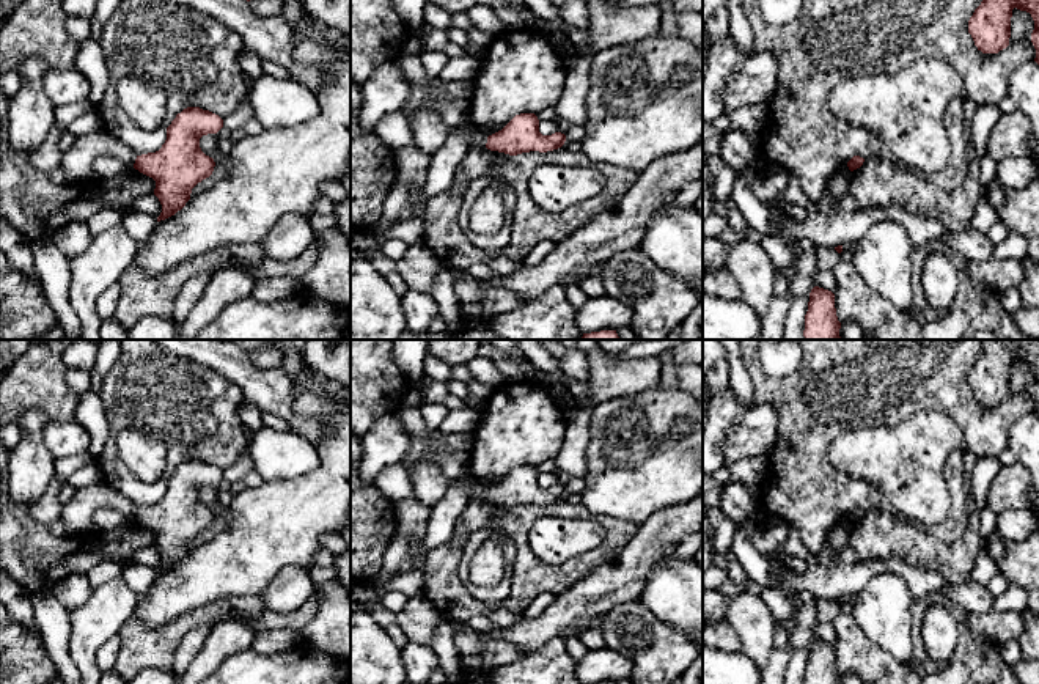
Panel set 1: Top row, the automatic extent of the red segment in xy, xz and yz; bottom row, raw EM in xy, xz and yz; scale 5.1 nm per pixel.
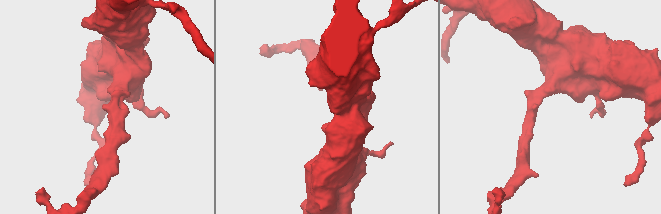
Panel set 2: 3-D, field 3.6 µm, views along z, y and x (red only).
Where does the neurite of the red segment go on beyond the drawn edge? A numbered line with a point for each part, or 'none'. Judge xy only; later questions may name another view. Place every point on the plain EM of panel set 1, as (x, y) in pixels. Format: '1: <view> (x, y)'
1: xy (77, 514)

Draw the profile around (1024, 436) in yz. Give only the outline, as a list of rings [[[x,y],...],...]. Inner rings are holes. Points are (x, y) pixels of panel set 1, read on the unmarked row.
[[[1039,417],[1017,418],[1008,434],[1008,448],[1031,476],[1031,509],[1039,516]]]

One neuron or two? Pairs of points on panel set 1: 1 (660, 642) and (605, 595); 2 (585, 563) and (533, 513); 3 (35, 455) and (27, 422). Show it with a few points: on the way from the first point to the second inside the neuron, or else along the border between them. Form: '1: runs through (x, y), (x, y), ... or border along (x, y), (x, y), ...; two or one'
1: border along (637, 599), (615, 606), (599, 625); two
2: runs through (560, 571), (541, 571), (524, 554), (522, 538); one
3: runs through (32, 447), (32, 430); one

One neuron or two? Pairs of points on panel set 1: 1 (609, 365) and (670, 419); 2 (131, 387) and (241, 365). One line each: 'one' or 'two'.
1: two
2: two

